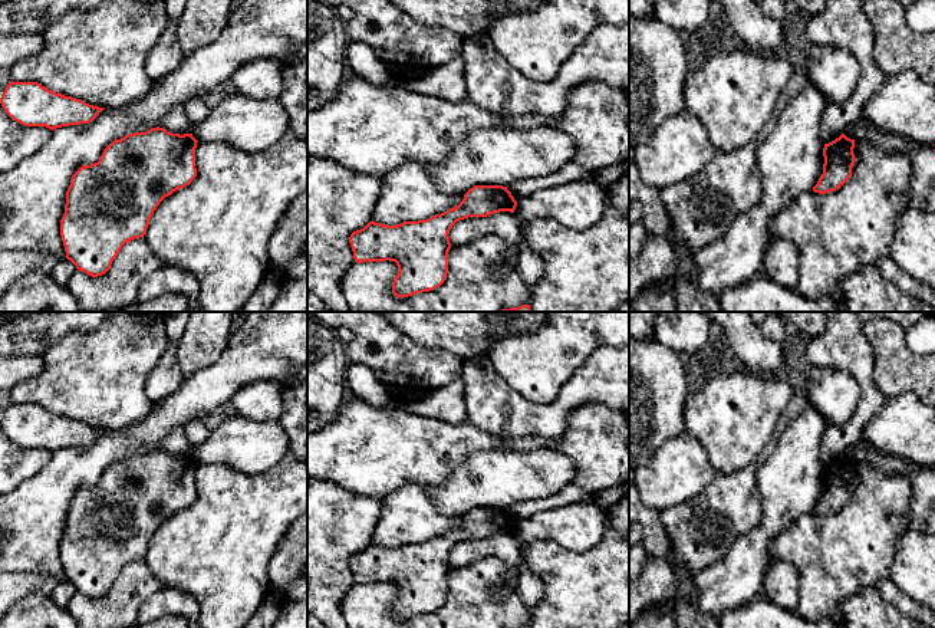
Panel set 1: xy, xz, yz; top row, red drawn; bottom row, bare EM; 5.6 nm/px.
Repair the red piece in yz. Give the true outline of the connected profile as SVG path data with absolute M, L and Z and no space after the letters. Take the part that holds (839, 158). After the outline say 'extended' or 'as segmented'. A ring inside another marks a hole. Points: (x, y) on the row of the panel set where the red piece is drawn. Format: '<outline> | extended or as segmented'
M845 134L834 141L824 144L823 174L813 187L814 193L826 194L836 191L852 177L852 167L856 161L853 148L855 139L847 138Z | as segmented

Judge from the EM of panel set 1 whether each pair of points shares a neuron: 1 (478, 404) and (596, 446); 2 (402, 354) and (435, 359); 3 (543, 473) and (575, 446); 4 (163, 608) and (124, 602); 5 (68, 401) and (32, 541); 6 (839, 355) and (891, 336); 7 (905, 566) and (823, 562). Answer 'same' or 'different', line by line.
1: different
2: same
3: different
4: different
5: different
6: different
7: different

